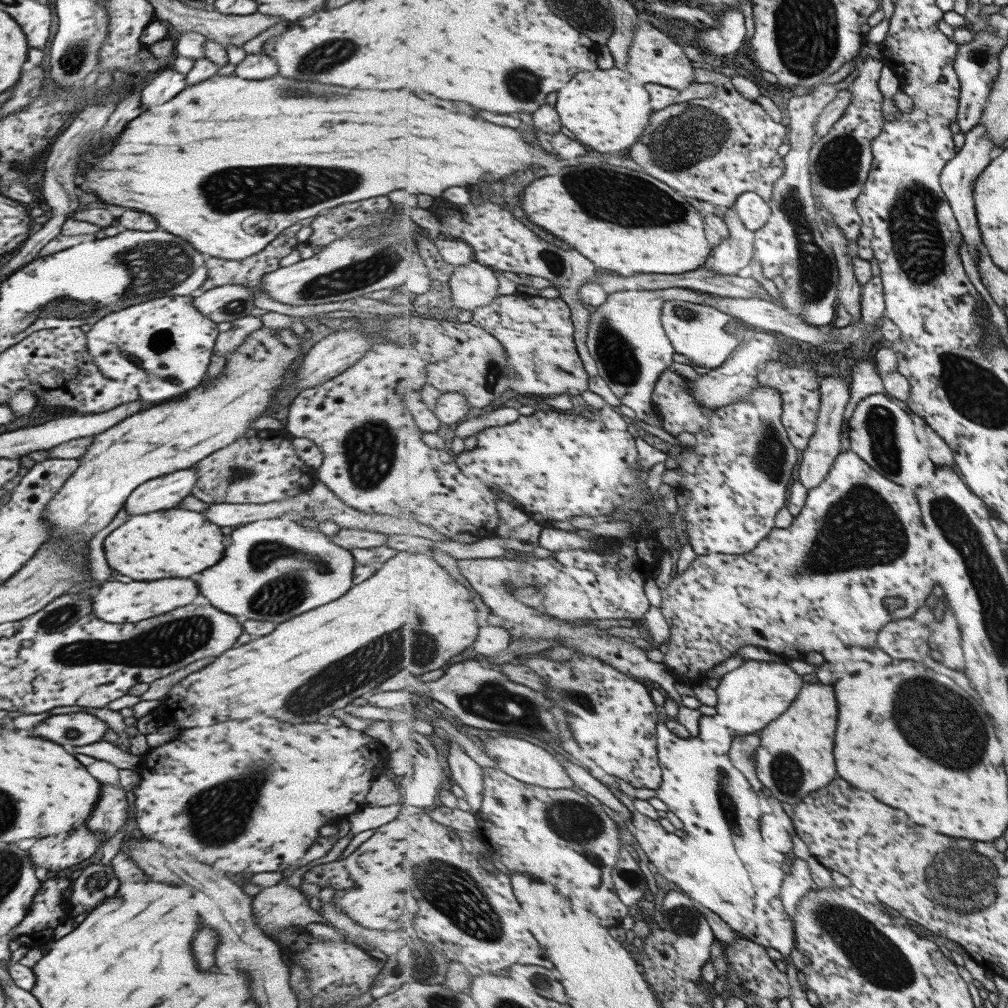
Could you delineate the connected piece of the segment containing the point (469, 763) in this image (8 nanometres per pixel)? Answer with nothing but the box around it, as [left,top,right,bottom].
[448,742,485,814]

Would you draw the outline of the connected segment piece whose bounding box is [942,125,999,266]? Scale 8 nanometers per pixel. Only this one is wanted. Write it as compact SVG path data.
M977 125L973 130L965 134L965 143L959 148L957 156L947 163L942 172L942 187L954 208L955 216L962 230L965 243L968 244L972 257L978 266L979 248L983 246L983 238L980 224L977 222L977 206L975 204L974 188L978 178L992 163L994 155L999 152L996 142L990 137L985 125Z

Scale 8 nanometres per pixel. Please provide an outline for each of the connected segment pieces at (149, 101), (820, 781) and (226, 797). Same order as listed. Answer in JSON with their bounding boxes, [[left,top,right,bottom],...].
[[141,63,185,108],[756,683,839,805],[132,718,387,876]]

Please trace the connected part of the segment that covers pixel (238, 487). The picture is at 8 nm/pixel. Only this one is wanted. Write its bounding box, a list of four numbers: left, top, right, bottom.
[190,428,317,504]

